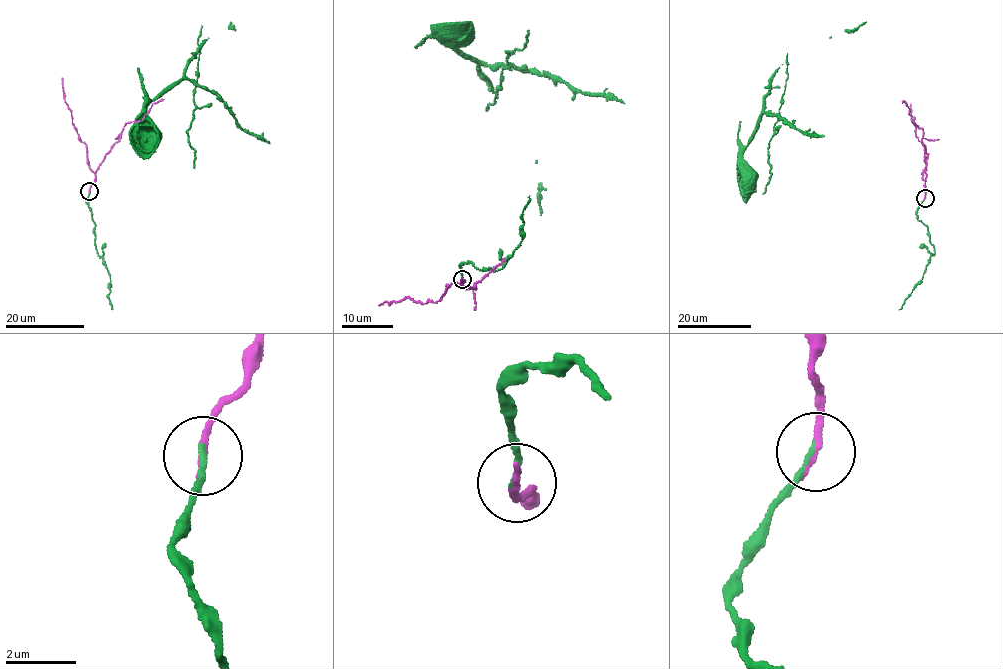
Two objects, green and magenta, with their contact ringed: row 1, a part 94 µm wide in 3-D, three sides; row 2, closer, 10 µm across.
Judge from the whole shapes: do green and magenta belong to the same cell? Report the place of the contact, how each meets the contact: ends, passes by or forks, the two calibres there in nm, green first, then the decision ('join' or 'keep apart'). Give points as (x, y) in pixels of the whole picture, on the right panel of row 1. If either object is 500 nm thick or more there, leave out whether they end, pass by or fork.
at (925, 198); green ends there; magenta ends there; 150 nm thick on the green side, 200 nm on the other; join

